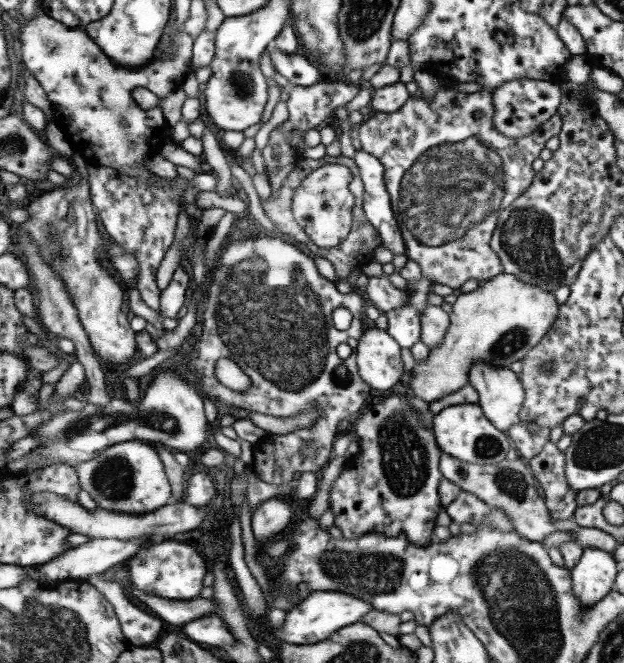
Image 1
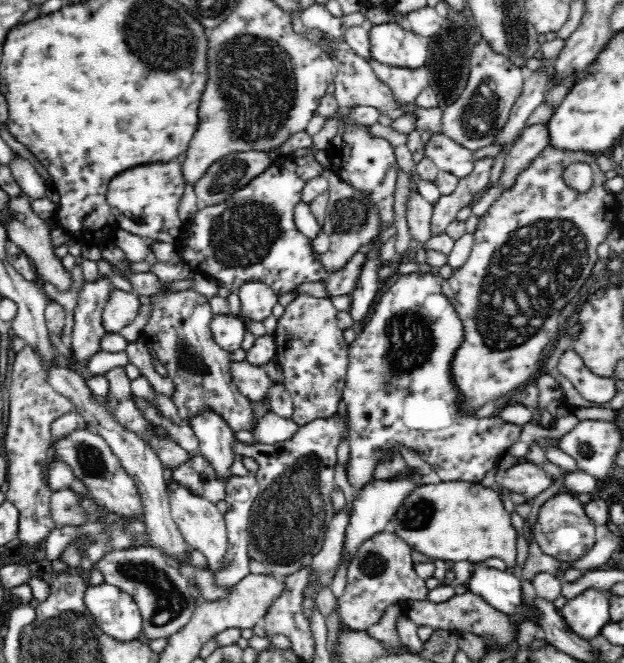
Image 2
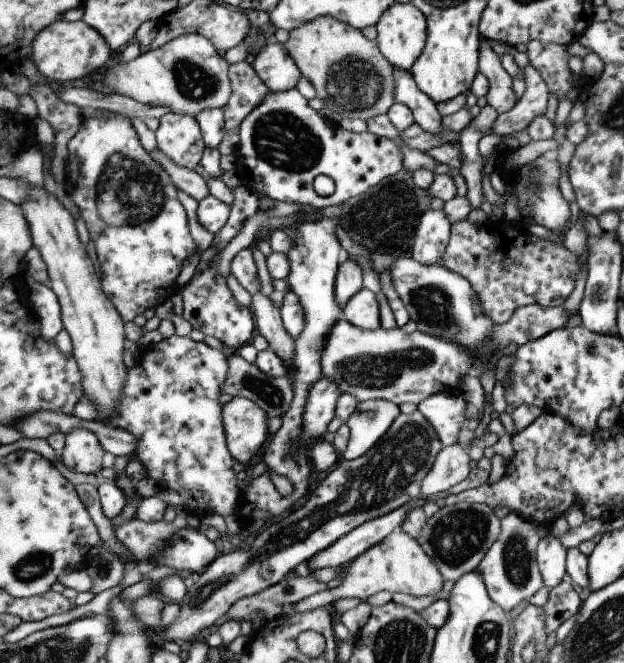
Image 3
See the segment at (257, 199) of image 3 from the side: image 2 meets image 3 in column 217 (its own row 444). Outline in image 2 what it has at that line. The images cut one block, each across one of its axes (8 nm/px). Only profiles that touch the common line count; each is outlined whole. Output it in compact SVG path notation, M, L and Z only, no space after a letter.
M336 414L300 426L294 438L278 444L234 444L238 458L250 456L258 462L254 476L260 492L248 518L248 556L264 564L272 576L286 578L310 566L314 556L322 552L326 530L336 514L332 506L332 488L336 486L334 472L338 464L336 450L346 434L346 416Z

